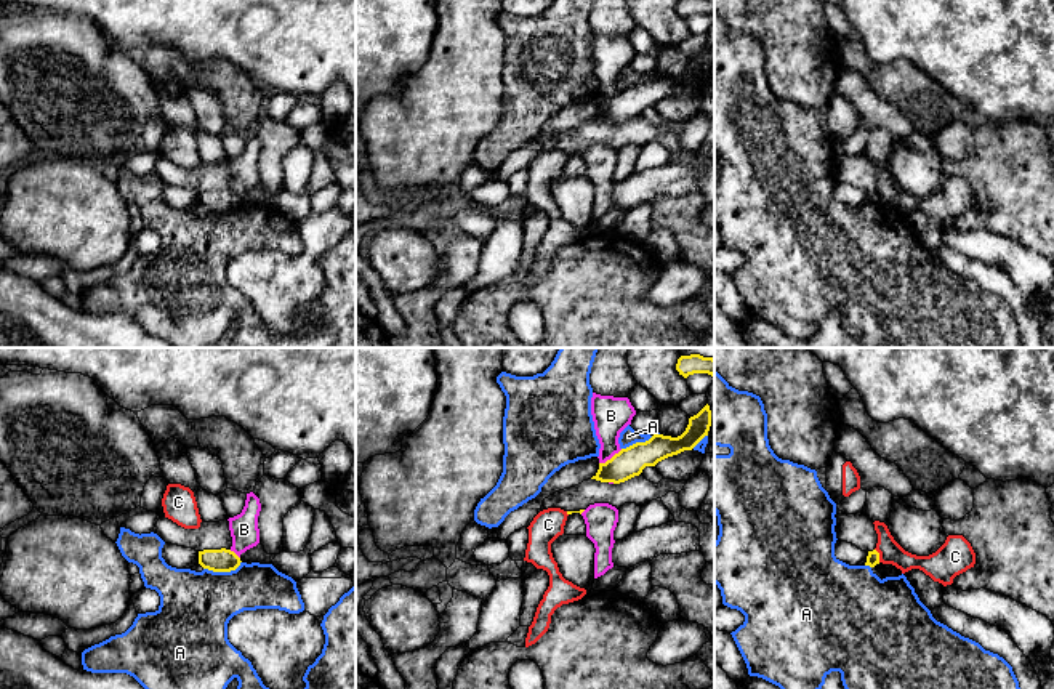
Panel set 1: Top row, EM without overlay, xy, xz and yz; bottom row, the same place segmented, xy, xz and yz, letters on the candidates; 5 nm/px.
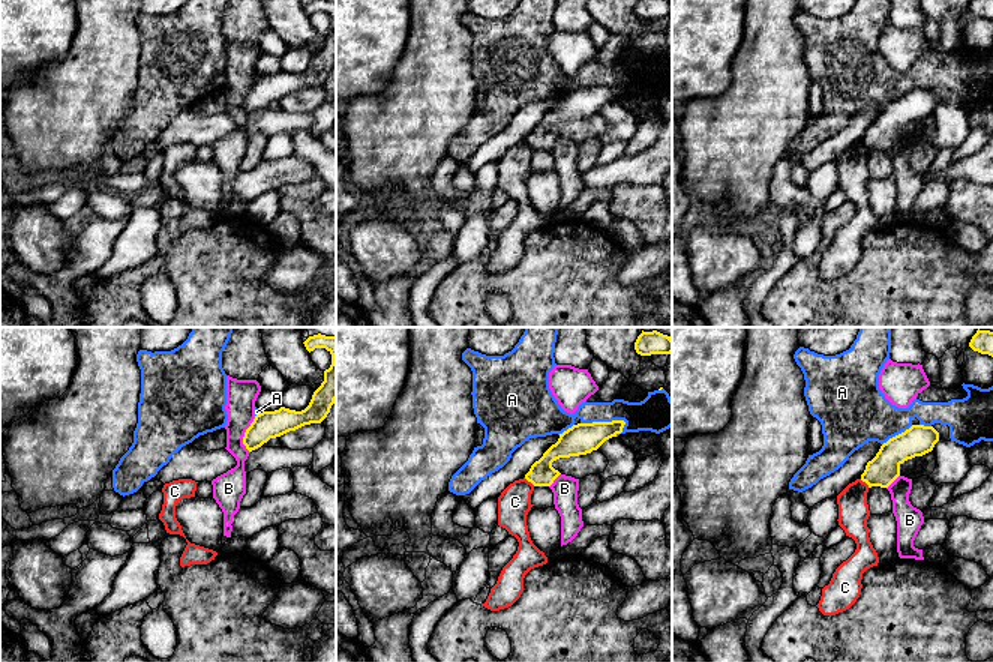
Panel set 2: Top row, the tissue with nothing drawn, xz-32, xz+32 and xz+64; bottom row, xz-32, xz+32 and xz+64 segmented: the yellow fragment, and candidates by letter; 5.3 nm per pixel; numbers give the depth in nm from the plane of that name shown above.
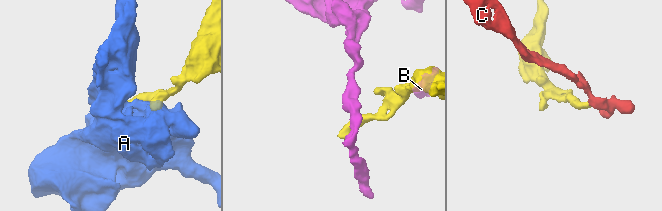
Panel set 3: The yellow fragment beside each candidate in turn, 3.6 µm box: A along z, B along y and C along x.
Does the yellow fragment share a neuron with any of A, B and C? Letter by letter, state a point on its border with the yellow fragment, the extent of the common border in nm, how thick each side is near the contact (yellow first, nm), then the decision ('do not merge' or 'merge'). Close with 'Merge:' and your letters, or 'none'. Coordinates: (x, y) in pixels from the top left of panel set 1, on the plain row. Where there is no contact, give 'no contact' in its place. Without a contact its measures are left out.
A: xy (223, 212) | 200 nm | 120/360 nm | do not merge
B: xz (612, 98) | 140 nm | 150/190 nm | do not merge
C: yz (878, 196) | 80 nm | 60/110 nm | do not merge
Merge: none

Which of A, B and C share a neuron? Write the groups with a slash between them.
A / B / C

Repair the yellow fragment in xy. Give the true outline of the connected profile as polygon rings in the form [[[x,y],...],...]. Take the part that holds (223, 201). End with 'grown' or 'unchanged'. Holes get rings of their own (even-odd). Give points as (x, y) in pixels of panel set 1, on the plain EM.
[[[226,189],[199,192],[199,205],[213,213],[231,213],[240,207],[240,199]]] | unchanged

